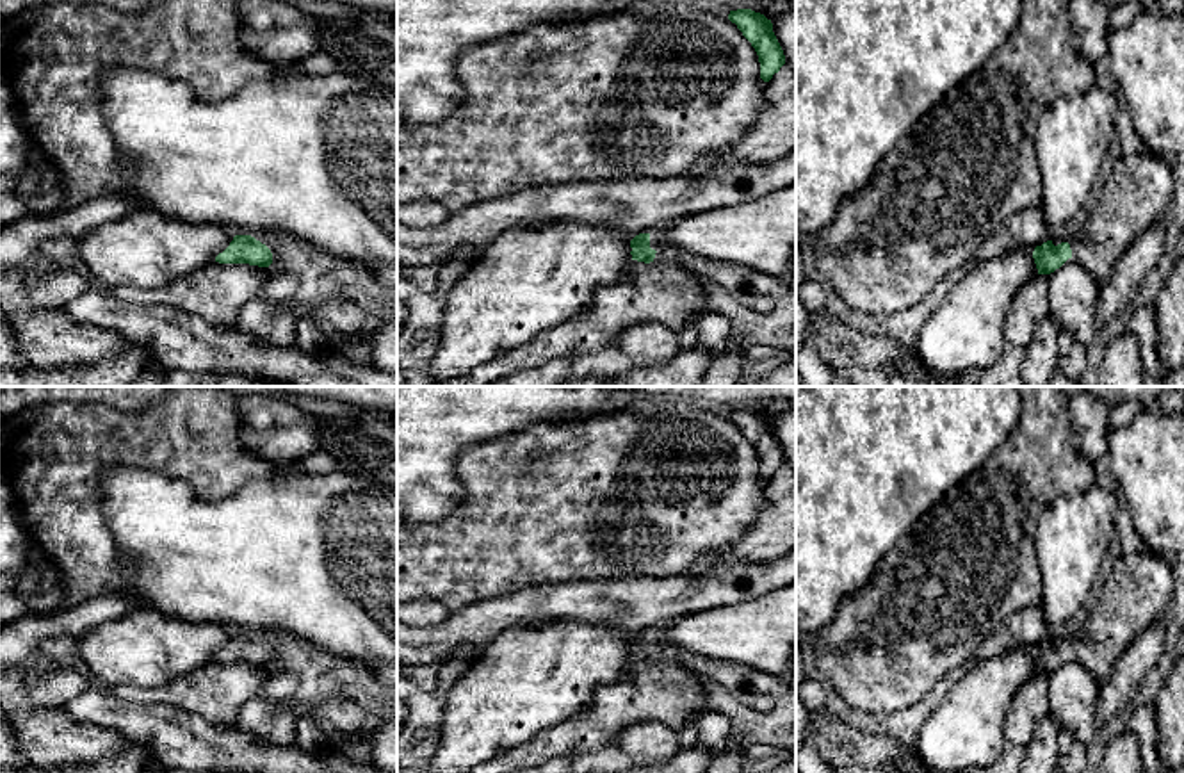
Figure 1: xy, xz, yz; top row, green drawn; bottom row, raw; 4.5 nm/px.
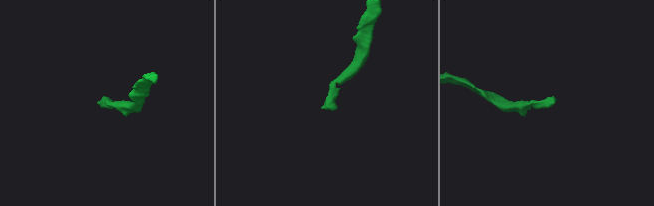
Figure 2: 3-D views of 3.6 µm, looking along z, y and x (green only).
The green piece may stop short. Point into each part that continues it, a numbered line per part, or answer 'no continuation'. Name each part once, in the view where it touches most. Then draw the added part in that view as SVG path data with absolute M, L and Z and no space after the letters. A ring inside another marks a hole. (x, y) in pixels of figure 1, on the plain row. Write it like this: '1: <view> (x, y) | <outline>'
1: xz (640, 693) | M632 659L614 680L595 688L591 704L580 714L541 730L474 771L511 773L552 759L577 761L616 745L618 736L634 723L659 721L677 730L701 718L710 705L691 673Z

